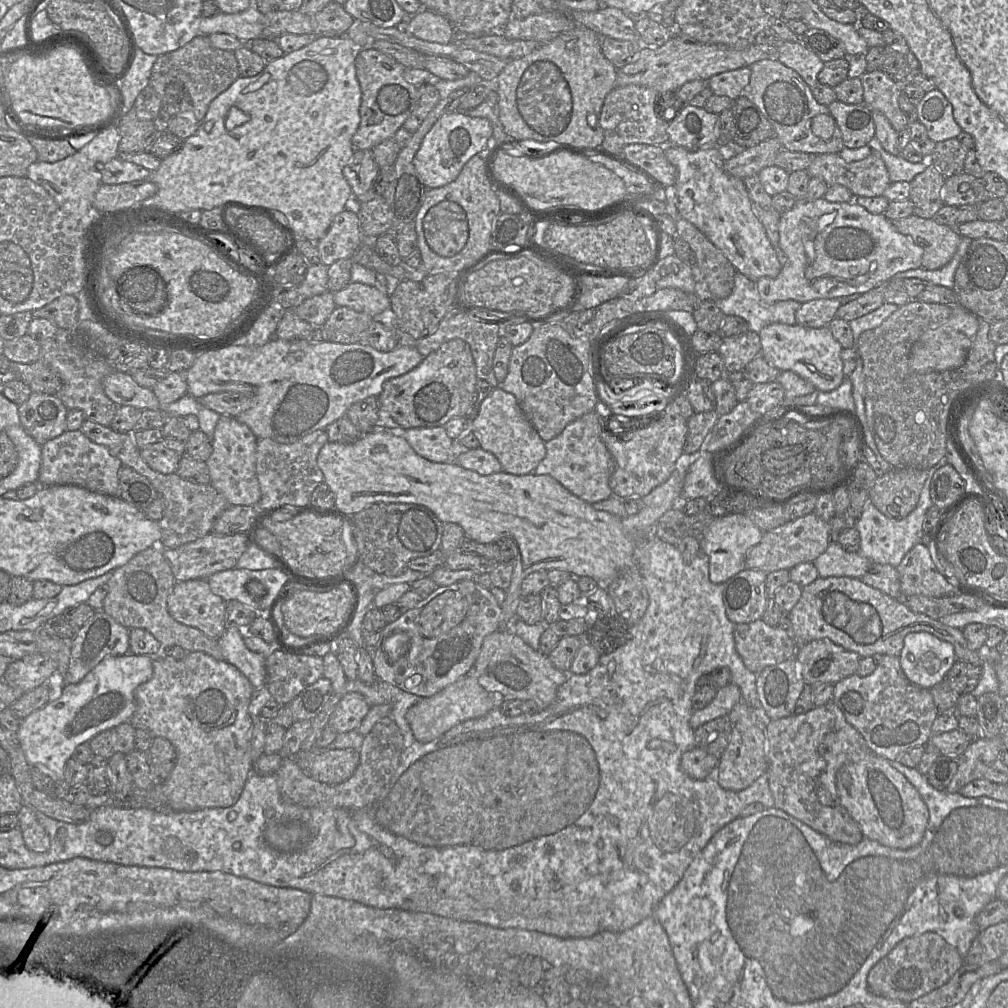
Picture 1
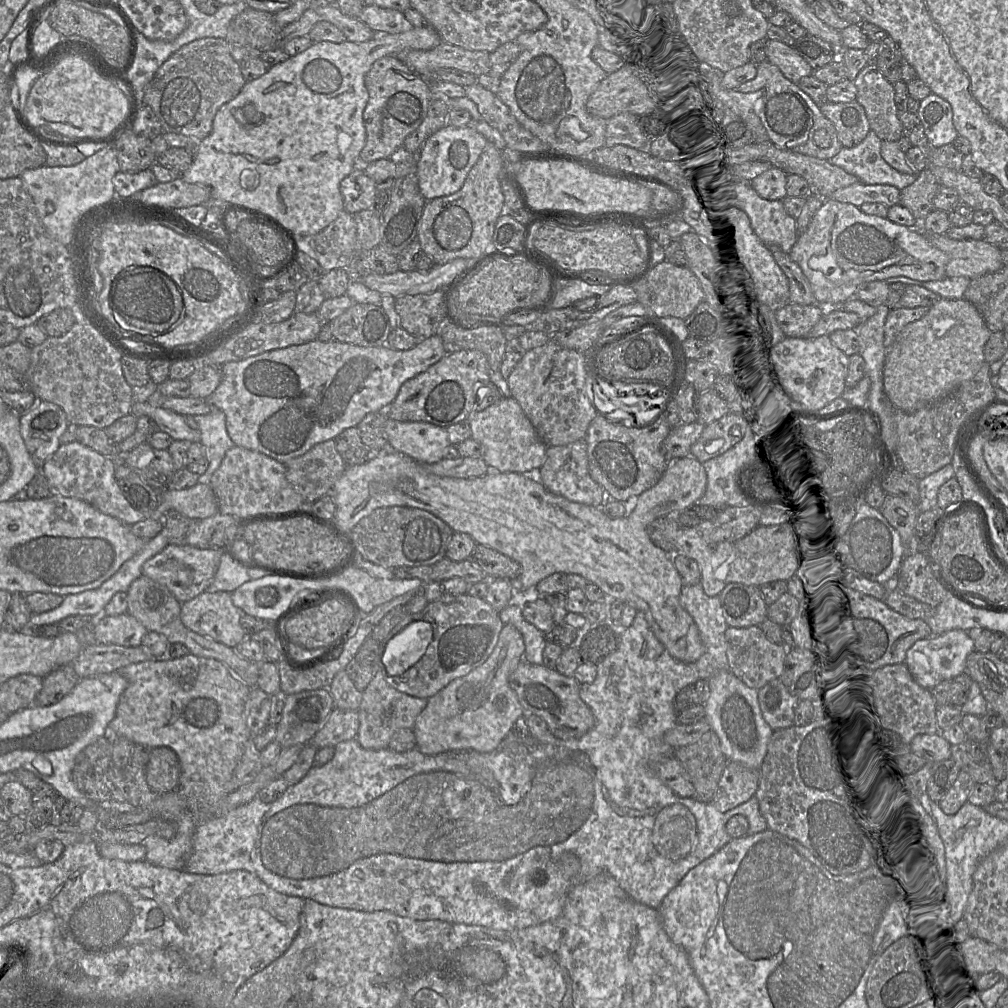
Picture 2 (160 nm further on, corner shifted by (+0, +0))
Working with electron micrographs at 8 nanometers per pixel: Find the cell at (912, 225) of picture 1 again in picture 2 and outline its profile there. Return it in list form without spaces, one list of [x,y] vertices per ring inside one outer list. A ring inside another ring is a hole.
[[[927,234],[929,242],[949,256],[946,277],[977,276],[999,271],[1003,266],[1002,250],[982,240],[955,240],[946,234]]]

